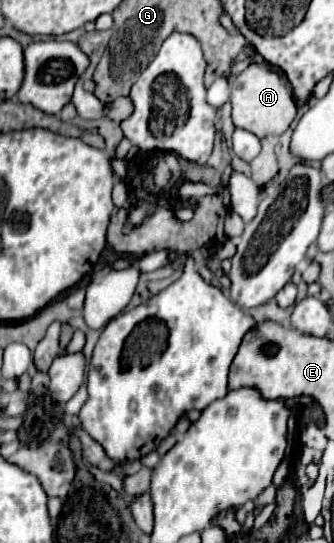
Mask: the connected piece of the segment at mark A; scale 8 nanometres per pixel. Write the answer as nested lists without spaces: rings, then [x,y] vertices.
[[[249,65],[231,85],[231,105],[233,105],[233,123],[239,129],[245,129],[257,137],[281,135],[289,129],[291,121],[297,115],[297,105],[293,101],[291,85],[273,69],[261,65]]]

